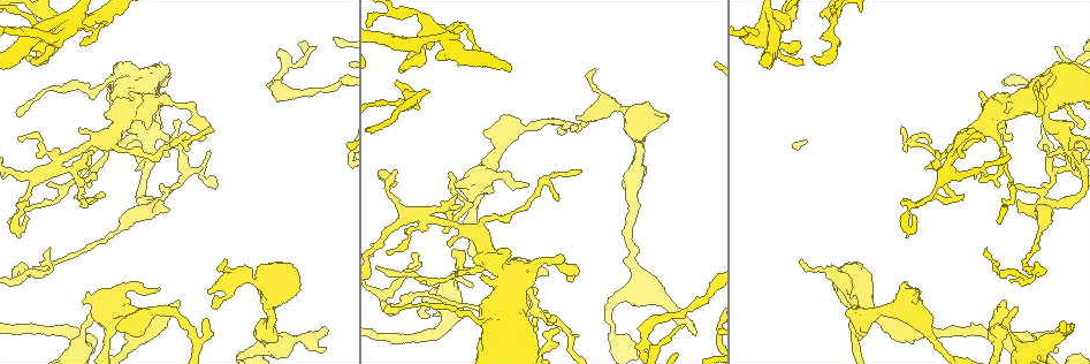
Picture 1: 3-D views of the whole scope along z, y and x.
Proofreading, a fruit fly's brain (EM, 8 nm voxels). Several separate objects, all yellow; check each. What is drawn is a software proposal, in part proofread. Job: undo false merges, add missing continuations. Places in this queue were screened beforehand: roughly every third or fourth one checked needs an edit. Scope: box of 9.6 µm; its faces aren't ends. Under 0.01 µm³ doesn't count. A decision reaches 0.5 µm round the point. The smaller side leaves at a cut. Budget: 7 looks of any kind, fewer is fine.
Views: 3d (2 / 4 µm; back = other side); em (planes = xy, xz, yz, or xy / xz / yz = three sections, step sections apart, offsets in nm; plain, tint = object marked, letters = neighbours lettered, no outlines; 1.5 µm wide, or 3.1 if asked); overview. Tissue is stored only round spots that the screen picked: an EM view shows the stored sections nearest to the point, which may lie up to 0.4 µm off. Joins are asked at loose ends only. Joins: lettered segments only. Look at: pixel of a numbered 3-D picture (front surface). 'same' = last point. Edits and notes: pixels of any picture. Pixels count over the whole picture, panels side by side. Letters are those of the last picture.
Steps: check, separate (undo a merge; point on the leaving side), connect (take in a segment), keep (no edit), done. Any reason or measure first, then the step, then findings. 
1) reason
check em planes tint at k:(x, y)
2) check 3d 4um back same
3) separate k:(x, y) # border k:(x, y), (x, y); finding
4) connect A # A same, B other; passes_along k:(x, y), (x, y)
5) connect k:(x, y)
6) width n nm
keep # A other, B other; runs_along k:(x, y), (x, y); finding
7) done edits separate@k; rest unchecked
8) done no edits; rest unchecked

check em xy step 8 letters at 1:(461, 206)

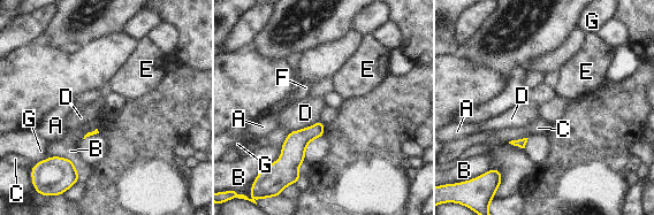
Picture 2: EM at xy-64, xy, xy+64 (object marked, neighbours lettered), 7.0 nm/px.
check em planes letters same

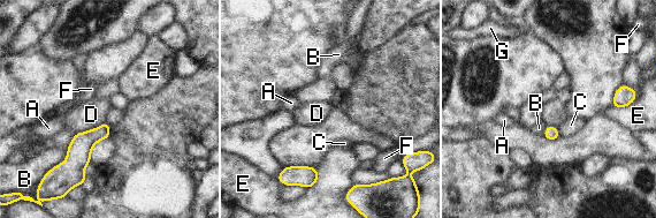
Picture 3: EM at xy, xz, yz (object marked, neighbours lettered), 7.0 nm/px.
width 100 nm; longest_contact D 240 nm
keep # A other, B other, C other, D other, E other, F other, G other; none of them fits

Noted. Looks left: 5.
a fork
check 3d 2um at 1:(1001, 168)

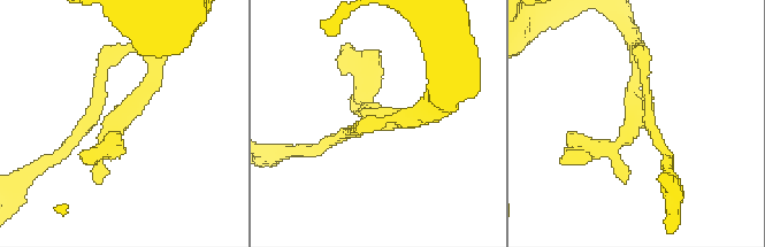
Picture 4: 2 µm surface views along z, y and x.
check em xz step 4 letters at 4:(119, 118)

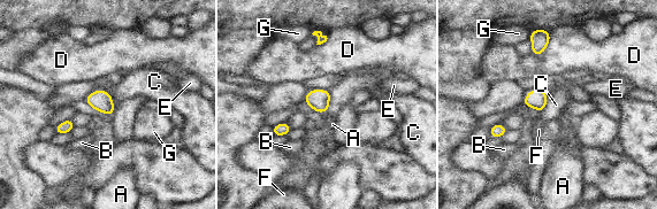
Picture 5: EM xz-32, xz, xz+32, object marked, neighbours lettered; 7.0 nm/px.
keep # A other, B other, C other, D other, E other, F other, G other; border 5:(330, 91), (327, 111); all the same cell

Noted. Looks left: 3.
an open end
check em xy step 4 plain at 1:(200, 138)

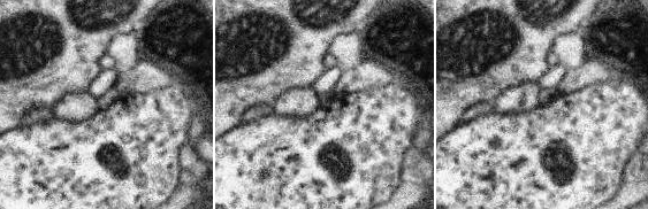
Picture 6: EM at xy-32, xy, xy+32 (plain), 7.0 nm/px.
see the neighbours
check em xy step 4 letters same

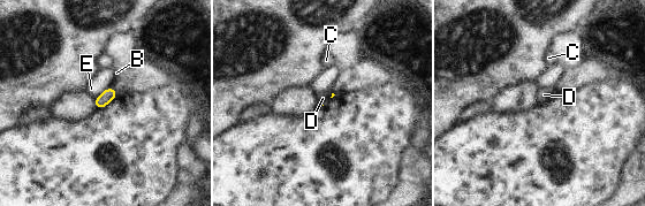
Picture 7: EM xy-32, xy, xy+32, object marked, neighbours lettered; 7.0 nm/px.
keep # B other, C other, D other, E other; border 7:(111, 86), (107, 86), (95, 99); no lettered segment goes on from it

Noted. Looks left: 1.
done no edits; rest unchecked

